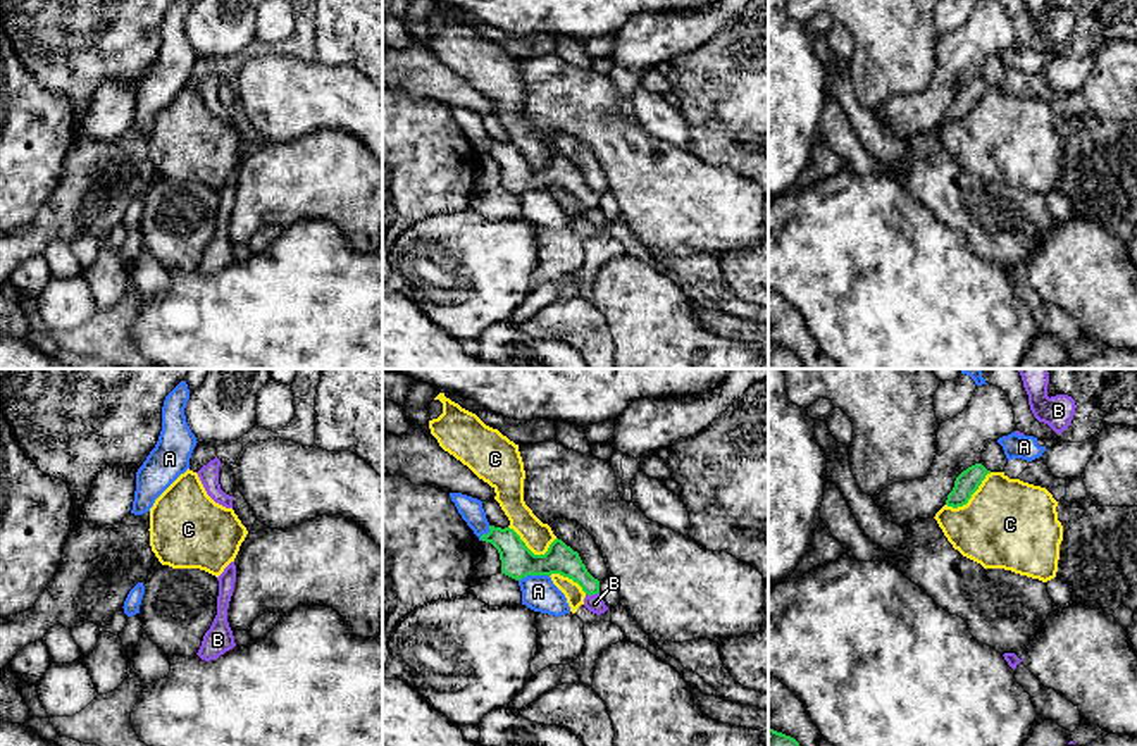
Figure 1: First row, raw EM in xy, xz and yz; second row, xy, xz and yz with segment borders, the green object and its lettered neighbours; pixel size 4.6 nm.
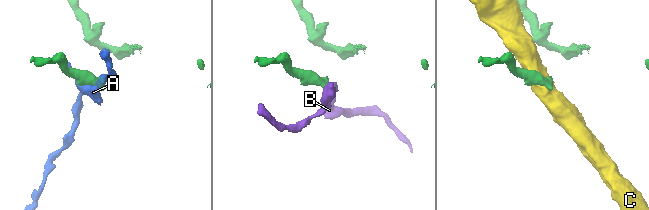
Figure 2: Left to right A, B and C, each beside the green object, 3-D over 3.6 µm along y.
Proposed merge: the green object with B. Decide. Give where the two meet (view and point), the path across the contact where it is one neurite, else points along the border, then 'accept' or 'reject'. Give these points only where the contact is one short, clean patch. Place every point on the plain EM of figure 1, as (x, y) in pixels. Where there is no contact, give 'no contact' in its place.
xz (591, 209) | reject

